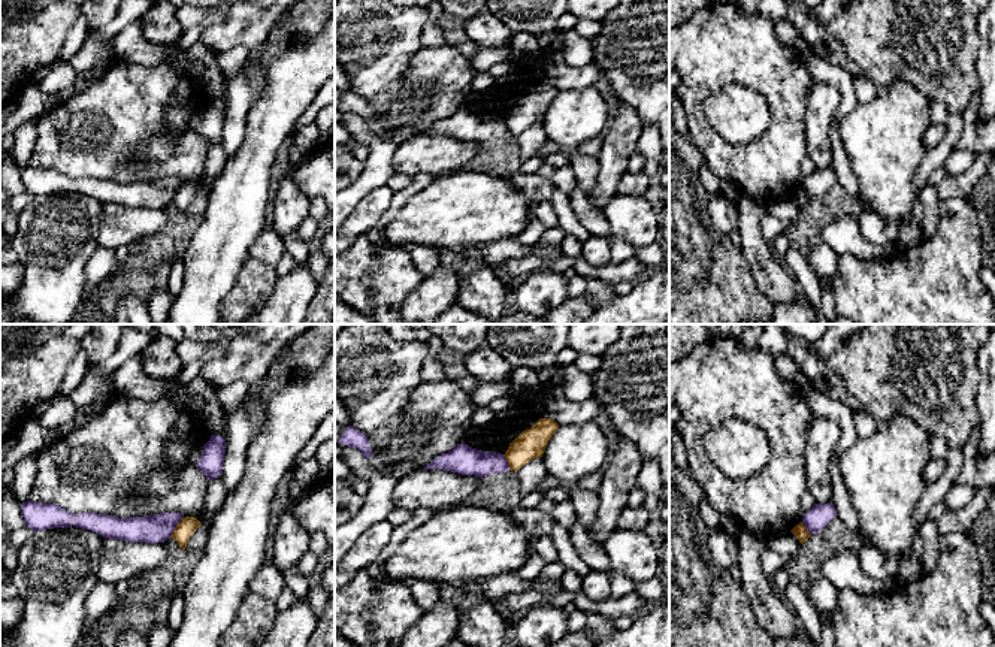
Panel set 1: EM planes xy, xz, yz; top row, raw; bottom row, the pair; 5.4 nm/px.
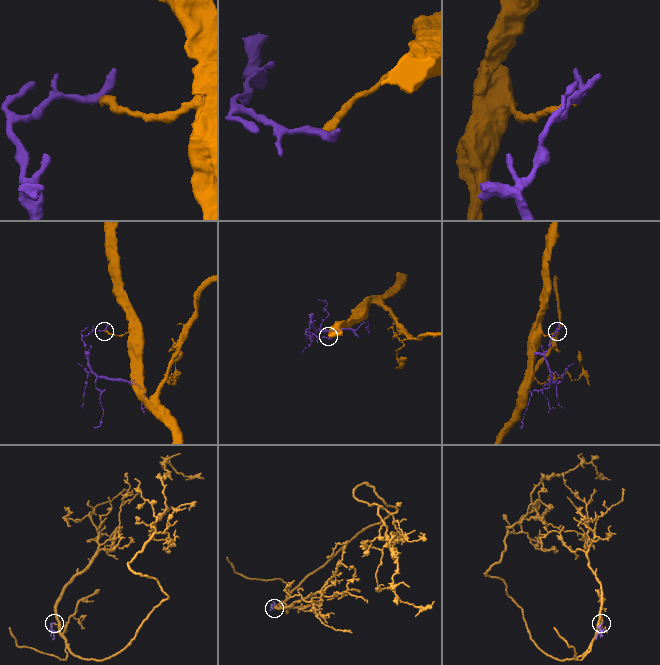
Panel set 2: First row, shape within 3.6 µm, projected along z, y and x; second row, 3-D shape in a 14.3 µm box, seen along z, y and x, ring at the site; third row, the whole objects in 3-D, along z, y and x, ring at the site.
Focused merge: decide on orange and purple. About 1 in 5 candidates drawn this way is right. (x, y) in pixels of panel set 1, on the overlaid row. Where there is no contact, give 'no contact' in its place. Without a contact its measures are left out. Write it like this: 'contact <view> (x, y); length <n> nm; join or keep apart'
contact xy (175, 528); length 130 nm; keep apart

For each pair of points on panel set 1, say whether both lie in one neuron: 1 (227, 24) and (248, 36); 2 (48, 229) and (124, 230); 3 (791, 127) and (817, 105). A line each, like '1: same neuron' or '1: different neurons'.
1: same neuron
2: different neurons
3: different neurons

